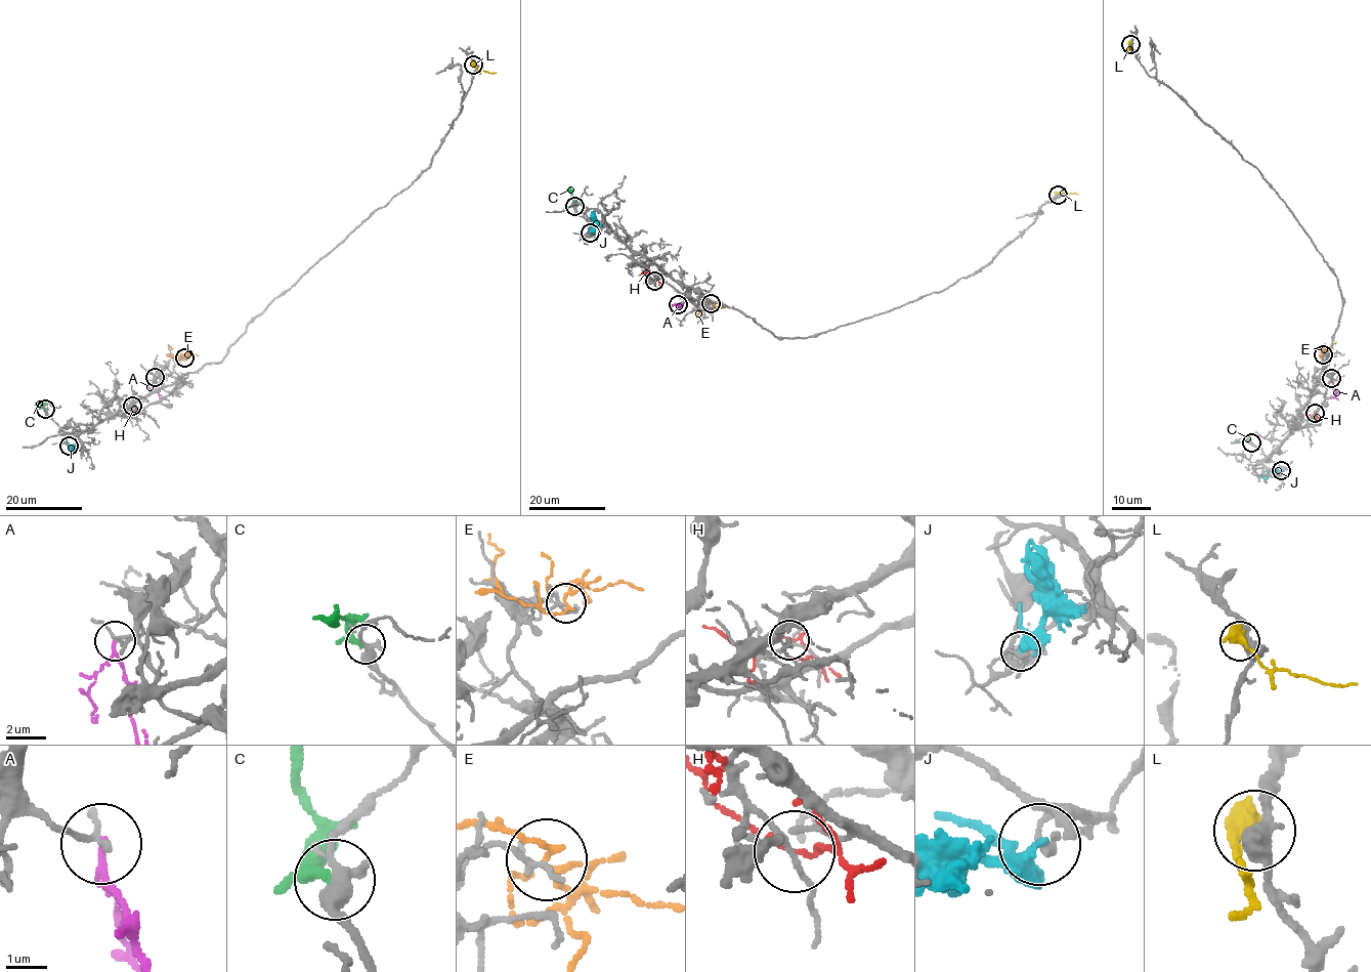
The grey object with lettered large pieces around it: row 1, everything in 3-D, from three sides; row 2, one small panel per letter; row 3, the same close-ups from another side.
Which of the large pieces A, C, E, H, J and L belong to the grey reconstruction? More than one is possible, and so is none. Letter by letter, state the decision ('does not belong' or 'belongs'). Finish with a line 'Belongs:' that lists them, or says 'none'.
A: does not belong
C: does not belong
E: does not belong
H: does not belong
J: does not belong
L: does not belong
Belongs: none

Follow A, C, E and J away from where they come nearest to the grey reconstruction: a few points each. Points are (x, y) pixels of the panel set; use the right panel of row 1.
A: (1331, 377), (1335, 395), (1329, 398)
C: (1251, 442), (1246, 439), (1233, 441)
E: (1322, 354), (1321, 357), (1336, 342)
J: (1282, 470), (1260, 474)

